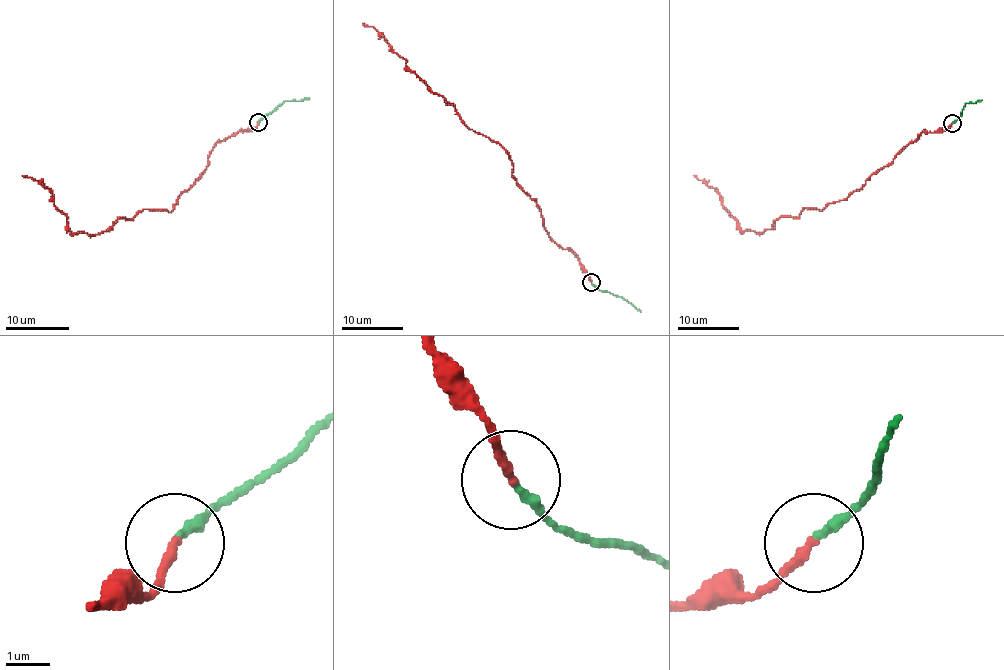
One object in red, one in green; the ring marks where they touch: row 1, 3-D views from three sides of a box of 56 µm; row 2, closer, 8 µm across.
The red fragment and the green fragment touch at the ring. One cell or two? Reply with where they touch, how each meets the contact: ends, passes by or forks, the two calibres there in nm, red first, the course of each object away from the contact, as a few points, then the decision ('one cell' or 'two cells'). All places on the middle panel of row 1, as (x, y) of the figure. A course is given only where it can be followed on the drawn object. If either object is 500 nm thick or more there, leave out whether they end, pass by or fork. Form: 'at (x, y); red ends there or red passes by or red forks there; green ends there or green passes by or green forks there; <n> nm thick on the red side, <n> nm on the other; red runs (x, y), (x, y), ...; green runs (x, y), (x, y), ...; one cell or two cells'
at (591, 282); red ends there; green ends there; 220 nm thick on the red side, 200 nm on the other; red runs (591, 283), (573, 252), (548, 235), (539, 206), (511, 175), (505, 151), (468, 128), (362, 23); green runs (591, 283), (598, 289), (631, 303), (641, 312); one cell

